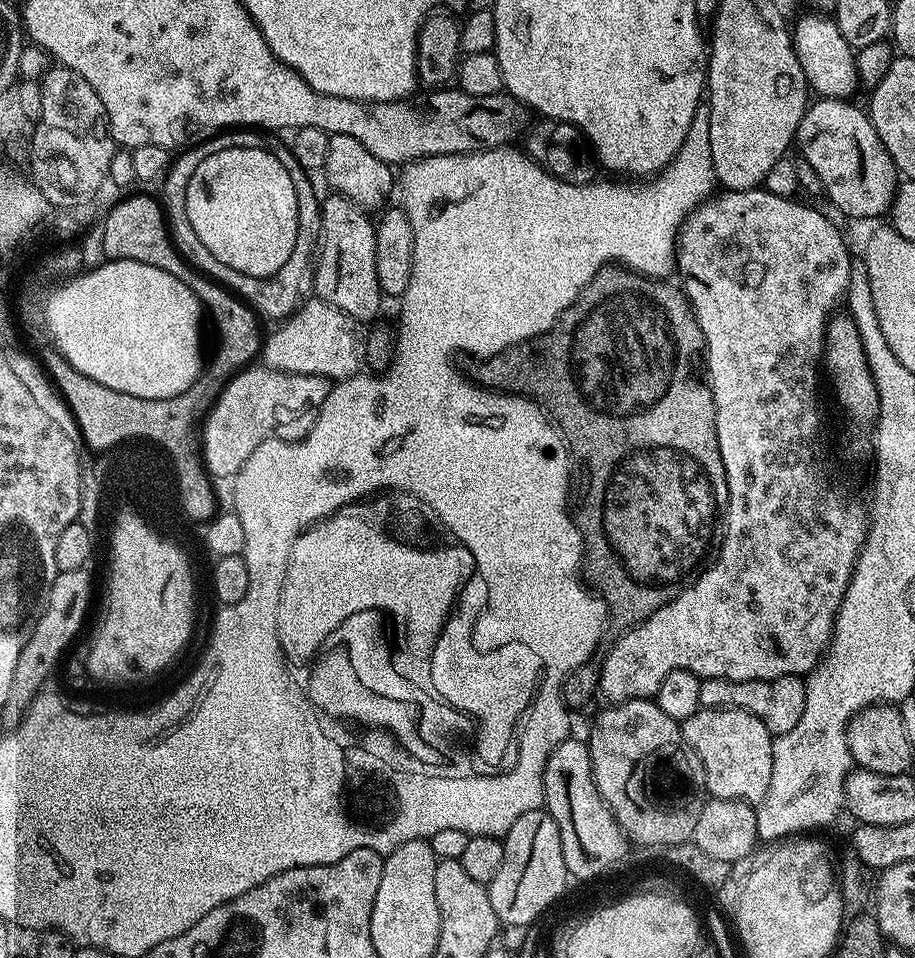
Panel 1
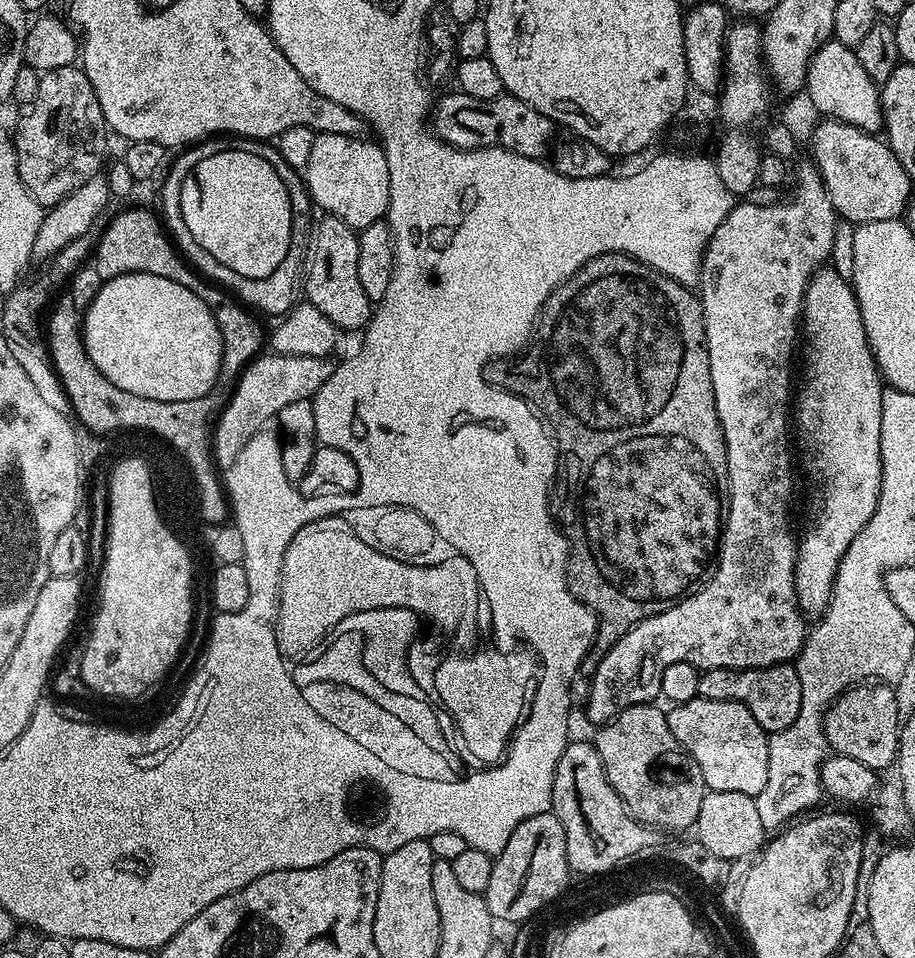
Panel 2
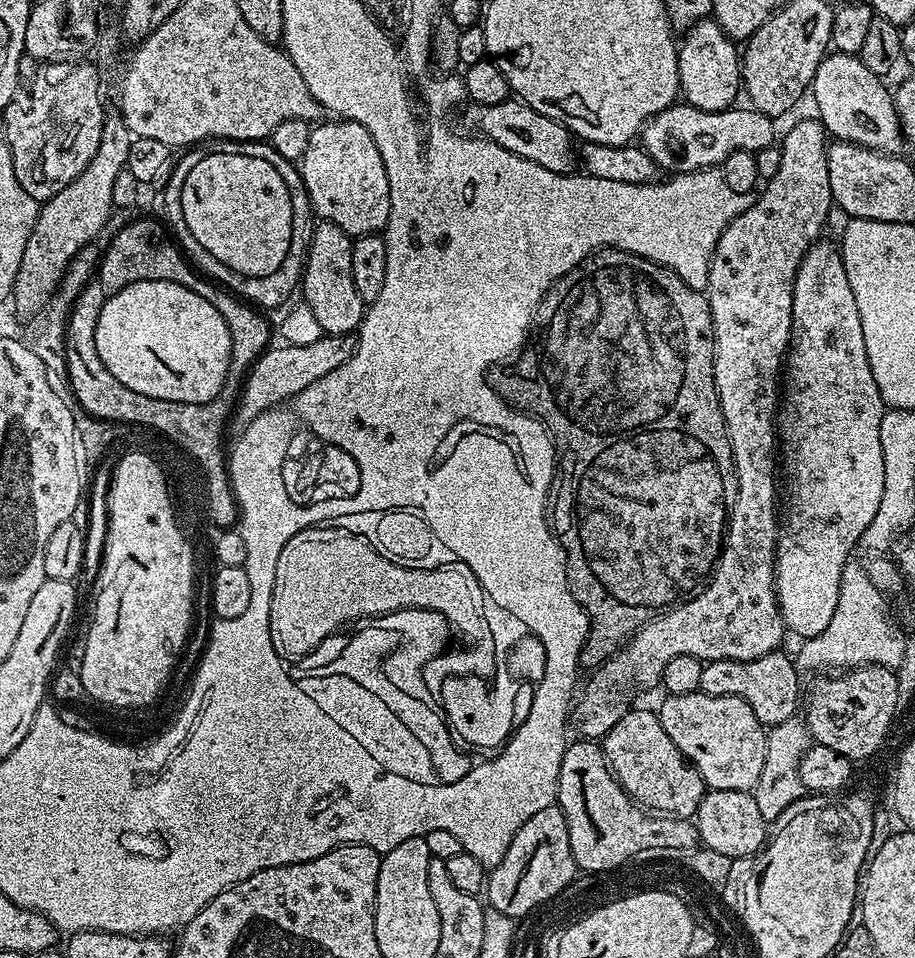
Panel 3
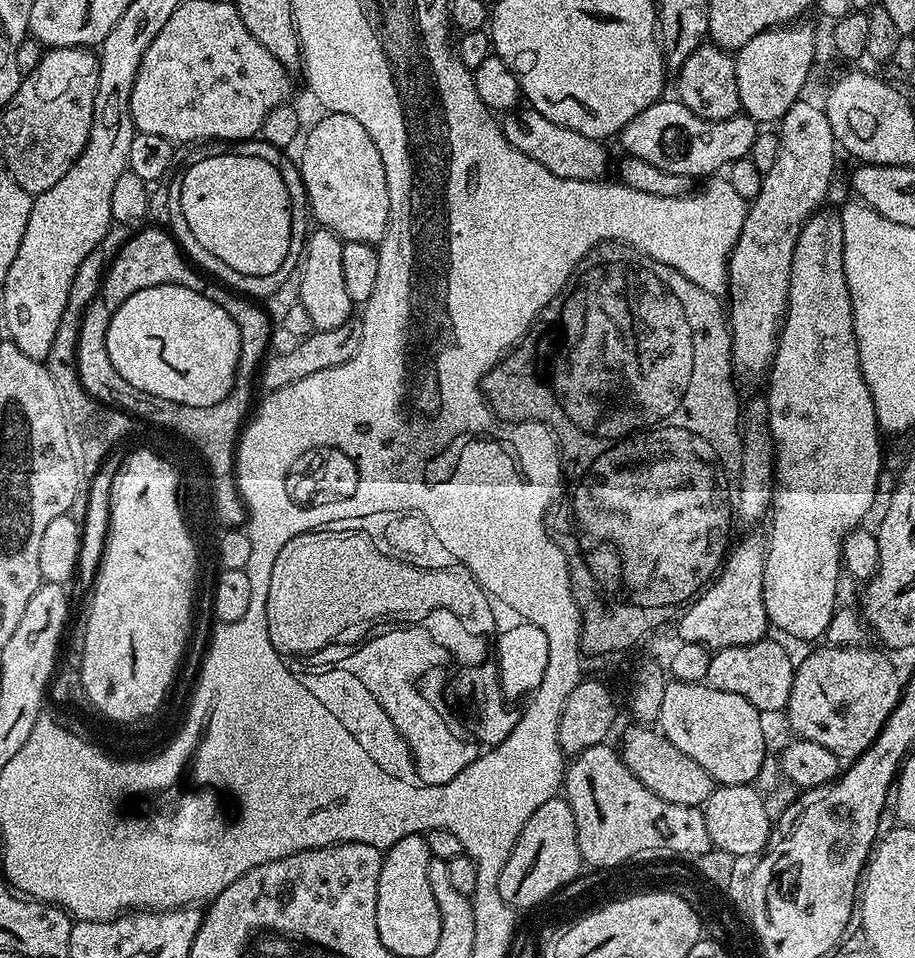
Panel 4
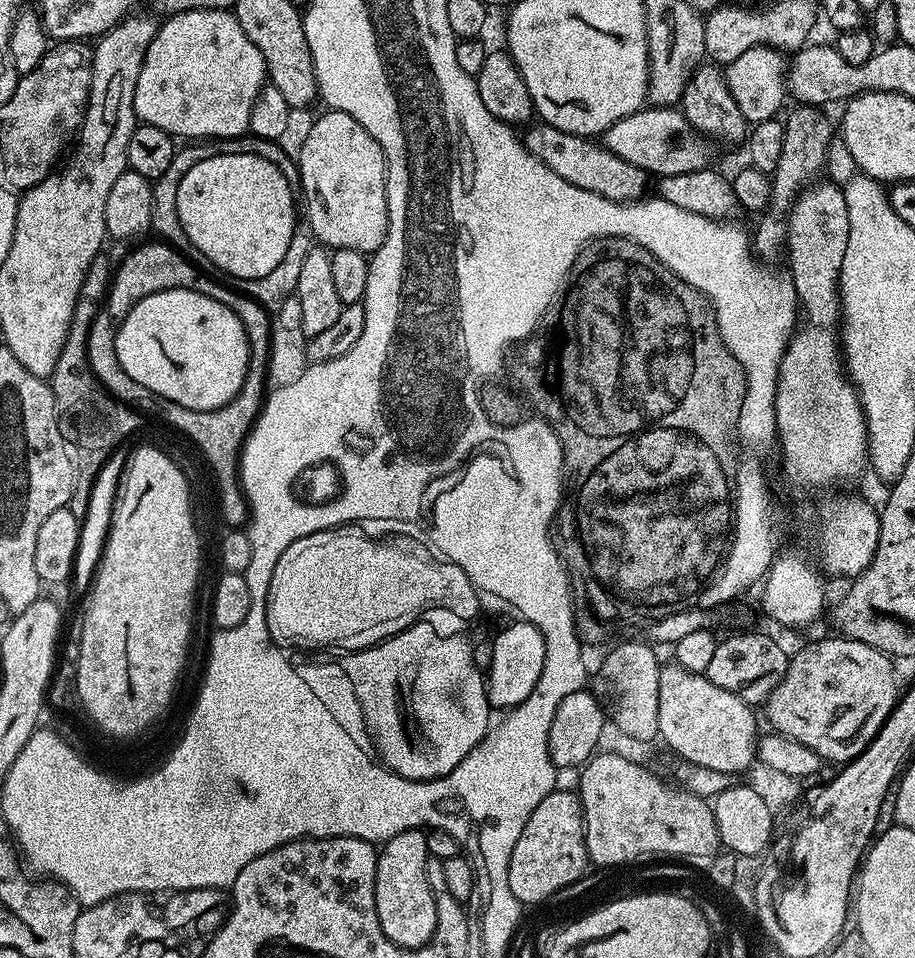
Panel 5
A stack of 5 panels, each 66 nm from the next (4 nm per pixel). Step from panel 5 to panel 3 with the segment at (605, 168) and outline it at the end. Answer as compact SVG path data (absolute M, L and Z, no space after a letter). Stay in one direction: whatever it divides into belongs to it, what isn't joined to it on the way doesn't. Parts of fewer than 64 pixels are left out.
M509 98L494 106L469 103L467 107L464 124L469 133L494 141L498 146L502 146L502 150L510 150L510 154L518 154L530 162L538 162L538 166L546 166L546 170L568 174L575 169L572 167L577 167L578 152L574 144L572 148L572 133L554 118L538 114L538 110L534 110L523 100Z

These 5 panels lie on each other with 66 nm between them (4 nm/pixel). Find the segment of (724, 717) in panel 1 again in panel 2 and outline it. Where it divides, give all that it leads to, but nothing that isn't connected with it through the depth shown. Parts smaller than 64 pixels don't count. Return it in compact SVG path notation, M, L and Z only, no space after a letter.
M696 696L685 704L671 705L666 715L674 738L698 762L707 791L757 796L766 786L769 733L754 722L754 714L746 706L733 700Z

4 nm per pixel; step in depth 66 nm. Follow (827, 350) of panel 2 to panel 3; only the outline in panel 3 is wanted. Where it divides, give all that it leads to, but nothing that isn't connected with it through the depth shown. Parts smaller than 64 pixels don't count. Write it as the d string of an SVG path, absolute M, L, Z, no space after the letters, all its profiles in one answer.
M821 238L806 250L802 262L796 271L792 283L792 336L788 339L786 363L782 368L782 395L778 400L775 426L778 433L778 448L782 453L782 472L788 475L788 509L783 509L782 523L776 538L776 605L784 619L784 627L799 638L807 638L822 634L834 614L834 606L838 606L838 590L842 582L842 570L850 563L852 551L864 539L866 526L874 522L874 514L878 514L878 506L882 502L882 490L886 486L886 466L882 462L882 438L880 427L886 411L884 400L878 394L878 384L870 370L870 362L866 354L866 338L862 338L862 318L858 318L858 302L854 302L854 290L850 290L850 278L846 278L844 257L841 249L836 248L827 238Z

